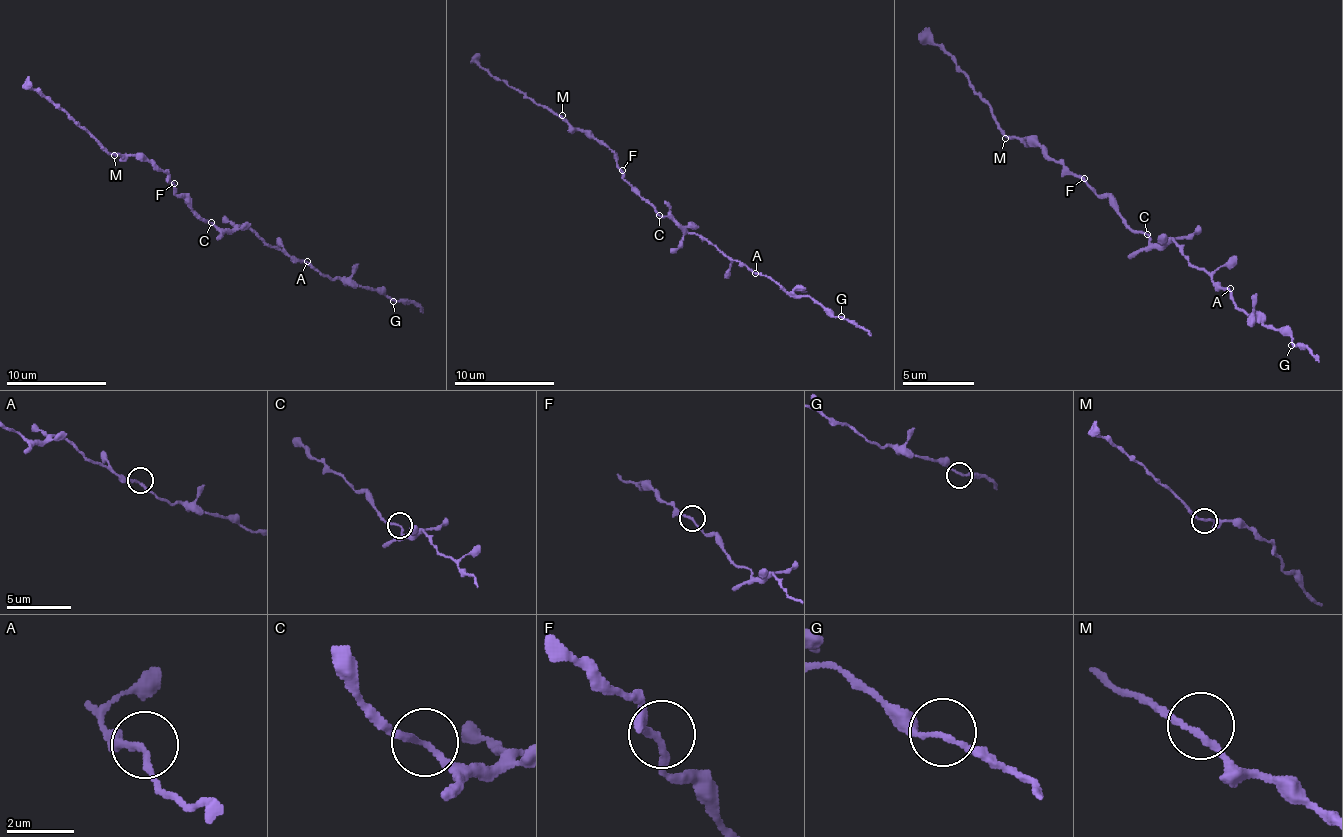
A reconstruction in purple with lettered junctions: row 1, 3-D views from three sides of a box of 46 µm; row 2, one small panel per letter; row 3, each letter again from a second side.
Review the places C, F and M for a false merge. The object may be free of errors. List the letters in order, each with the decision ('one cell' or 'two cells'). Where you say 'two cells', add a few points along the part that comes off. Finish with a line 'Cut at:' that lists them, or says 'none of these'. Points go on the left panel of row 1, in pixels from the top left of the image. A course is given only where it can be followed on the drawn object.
C: one cell
F: one cell
M: one cell
Cut at: none of these

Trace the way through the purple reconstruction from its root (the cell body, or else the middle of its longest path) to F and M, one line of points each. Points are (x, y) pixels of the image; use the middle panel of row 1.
F: (655, 208), (630, 185), (622, 170)
M: (655, 208), (630, 185), (617, 167), (617, 157), (592, 137), (587, 137), (562, 115)

